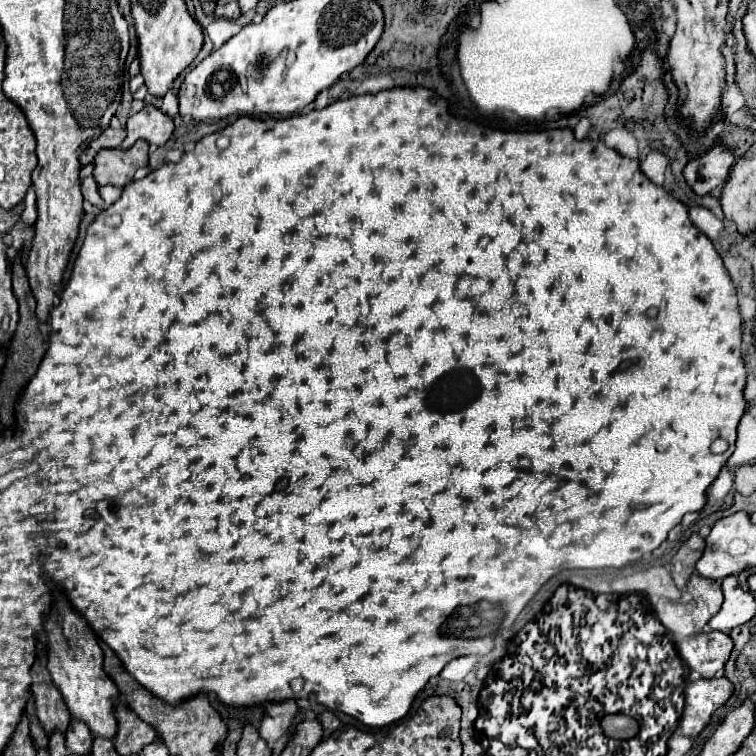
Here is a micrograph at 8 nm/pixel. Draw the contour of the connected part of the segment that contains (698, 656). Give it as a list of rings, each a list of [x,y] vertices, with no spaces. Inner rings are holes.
[[[722,631],[698,633],[680,641],[678,651],[684,663],[698,671],[704,679],[712,679],[718,669],[722,669],[732,653],[732,639]]]

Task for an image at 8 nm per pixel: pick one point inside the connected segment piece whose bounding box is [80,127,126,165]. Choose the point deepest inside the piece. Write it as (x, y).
(111, 138)

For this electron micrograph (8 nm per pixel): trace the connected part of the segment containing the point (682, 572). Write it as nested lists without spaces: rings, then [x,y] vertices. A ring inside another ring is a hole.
[[[692,535],[674,555],[672,559],[672,577],[678,589],[684,589],[690,575],[694,573],[696,561],[702,557],[704,553],[704,539],[700,535]]]

